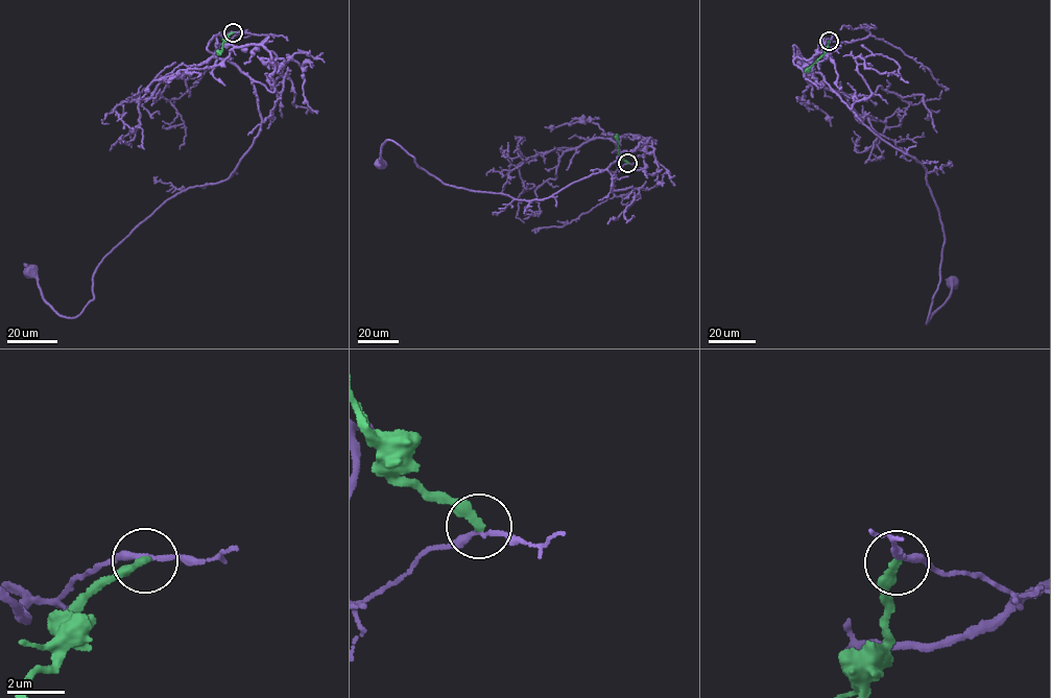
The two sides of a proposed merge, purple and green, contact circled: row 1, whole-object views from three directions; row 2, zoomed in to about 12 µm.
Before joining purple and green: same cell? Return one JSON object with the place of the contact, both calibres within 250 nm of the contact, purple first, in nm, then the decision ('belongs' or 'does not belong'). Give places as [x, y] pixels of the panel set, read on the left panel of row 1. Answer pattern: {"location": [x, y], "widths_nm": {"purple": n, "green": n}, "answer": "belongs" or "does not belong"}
{"location": [233, 32], "widths_nm": {"purple": 180, "green": 320}, "answer": "does not belong"}

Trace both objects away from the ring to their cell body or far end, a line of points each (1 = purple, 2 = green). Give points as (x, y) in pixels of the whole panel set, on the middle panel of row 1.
1: (627, 163), (618, 167), (611, 131), (621, 153), (607, 168), (526, 201), (447, 185), (391, 141), (379, 165)
2: (627, 163), (618, 150), (617, 134)

